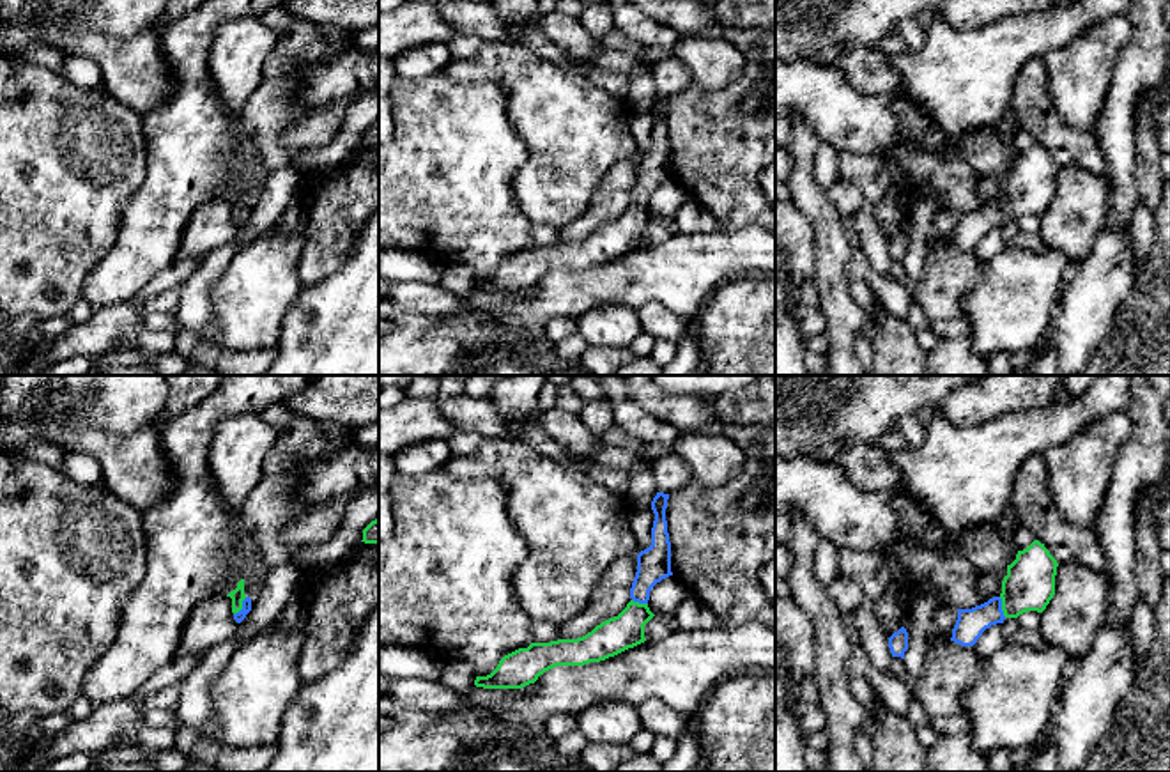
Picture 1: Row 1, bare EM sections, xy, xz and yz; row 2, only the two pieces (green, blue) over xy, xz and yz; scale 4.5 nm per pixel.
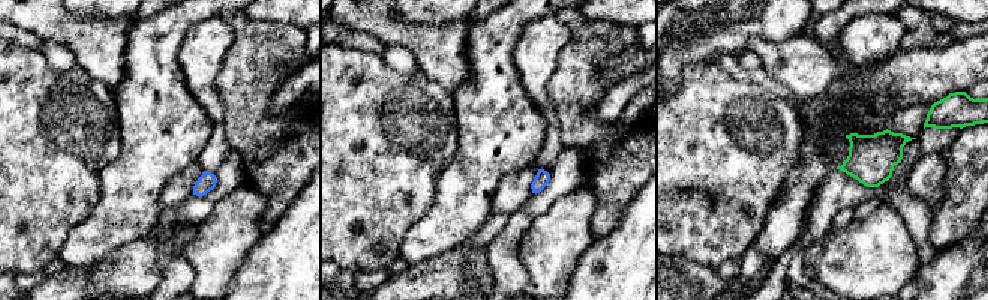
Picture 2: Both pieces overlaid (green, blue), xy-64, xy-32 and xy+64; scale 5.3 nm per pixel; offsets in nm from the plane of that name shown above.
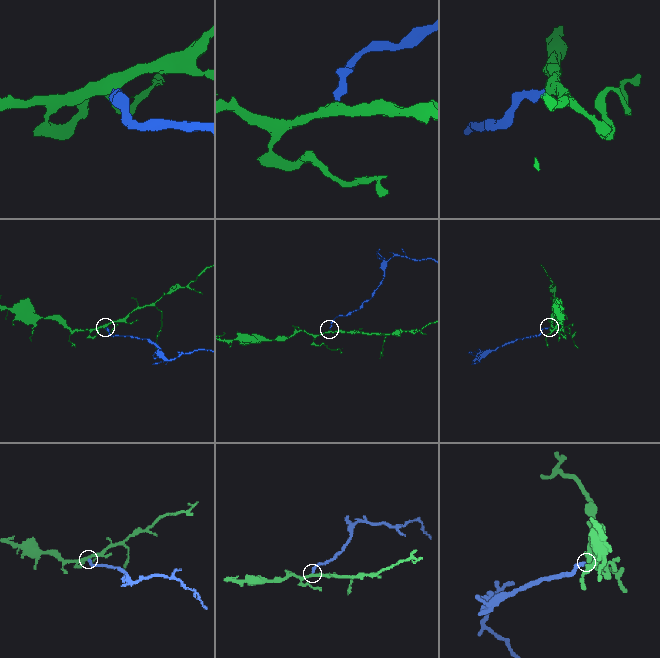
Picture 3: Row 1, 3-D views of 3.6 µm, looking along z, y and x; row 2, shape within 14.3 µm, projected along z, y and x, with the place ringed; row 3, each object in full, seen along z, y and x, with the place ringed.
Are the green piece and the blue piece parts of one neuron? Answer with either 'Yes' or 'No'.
Yes

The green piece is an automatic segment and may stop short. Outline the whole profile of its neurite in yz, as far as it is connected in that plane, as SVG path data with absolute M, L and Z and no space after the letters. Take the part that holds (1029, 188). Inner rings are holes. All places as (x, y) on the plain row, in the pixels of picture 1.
M1039 143L1018 154L1007 168L1002 197L972 212L958 212L951 244L974 250L986 232L1018 221L1027 214L1043 216L1055 198L1057 163Z

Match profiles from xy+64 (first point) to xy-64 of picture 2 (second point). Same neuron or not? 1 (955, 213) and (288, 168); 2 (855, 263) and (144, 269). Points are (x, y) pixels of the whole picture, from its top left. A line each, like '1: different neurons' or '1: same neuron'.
1: same neuron
2: different neurons

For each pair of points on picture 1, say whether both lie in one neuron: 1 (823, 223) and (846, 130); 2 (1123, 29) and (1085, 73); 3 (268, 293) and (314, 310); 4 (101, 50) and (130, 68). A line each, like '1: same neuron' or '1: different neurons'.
1: different neurons
2: same neuron
3: different neurons
4: same neuron

